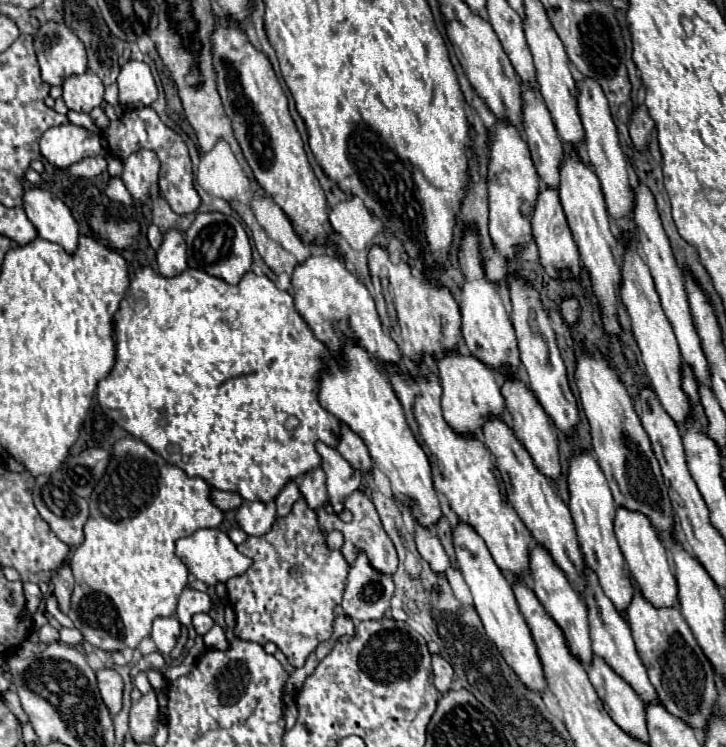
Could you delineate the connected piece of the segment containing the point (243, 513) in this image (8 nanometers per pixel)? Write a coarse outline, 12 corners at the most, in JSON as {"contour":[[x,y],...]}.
{"contour":[[244,501],[236,513],[240,529],[264,535],[276,519],[274,501]]}

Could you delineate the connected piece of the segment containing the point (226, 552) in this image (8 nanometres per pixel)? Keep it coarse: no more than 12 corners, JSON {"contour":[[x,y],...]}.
{"contour":[[222,529],[176,541],[176,555],[210,587],[252,565]]}

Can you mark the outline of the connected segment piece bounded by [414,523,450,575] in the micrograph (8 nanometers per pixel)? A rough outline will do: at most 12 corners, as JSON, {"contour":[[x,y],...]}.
{"contour":[[416,525],[420,557],[434,573],[450,567],[444,547],[430,529]]}

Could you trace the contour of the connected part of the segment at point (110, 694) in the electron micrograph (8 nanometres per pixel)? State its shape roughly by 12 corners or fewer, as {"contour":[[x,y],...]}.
{"contour":[[114,669],[96,671],[110,715],[122,709],[122,677]]}

